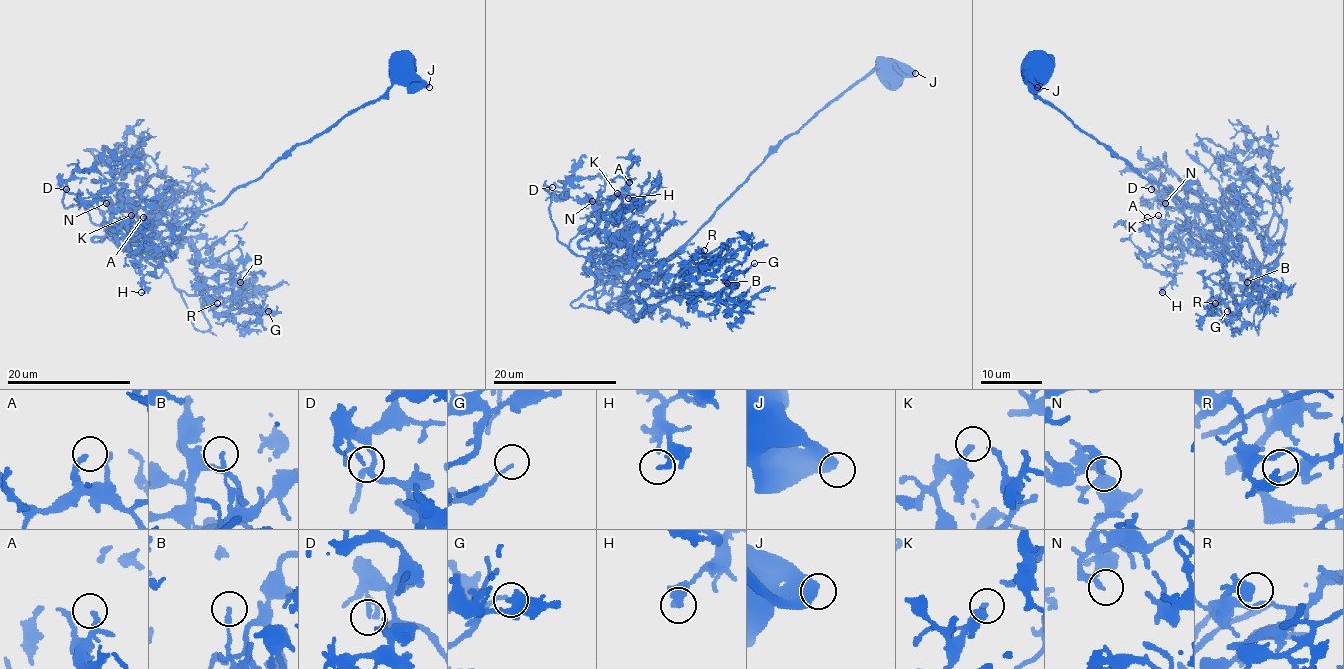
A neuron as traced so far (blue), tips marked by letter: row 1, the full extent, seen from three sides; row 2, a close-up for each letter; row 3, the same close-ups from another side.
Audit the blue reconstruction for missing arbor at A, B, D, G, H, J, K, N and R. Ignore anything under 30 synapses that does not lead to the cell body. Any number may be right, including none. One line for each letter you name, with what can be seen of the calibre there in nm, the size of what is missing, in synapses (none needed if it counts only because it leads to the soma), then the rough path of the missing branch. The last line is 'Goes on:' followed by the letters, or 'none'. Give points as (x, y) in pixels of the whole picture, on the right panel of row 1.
Goes on: none

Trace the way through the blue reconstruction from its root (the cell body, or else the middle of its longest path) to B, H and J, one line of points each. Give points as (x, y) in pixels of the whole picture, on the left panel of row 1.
B: (402, 67), (220, 203), (174, 223), (174, 203), (154, 223), (195, 328), (240, 282)
H: (402, 67), (157, 232), (155, 265), (149, 226), (110, 201), (141, 292)
J: (402, 67), (410, 68), (429, 87)

